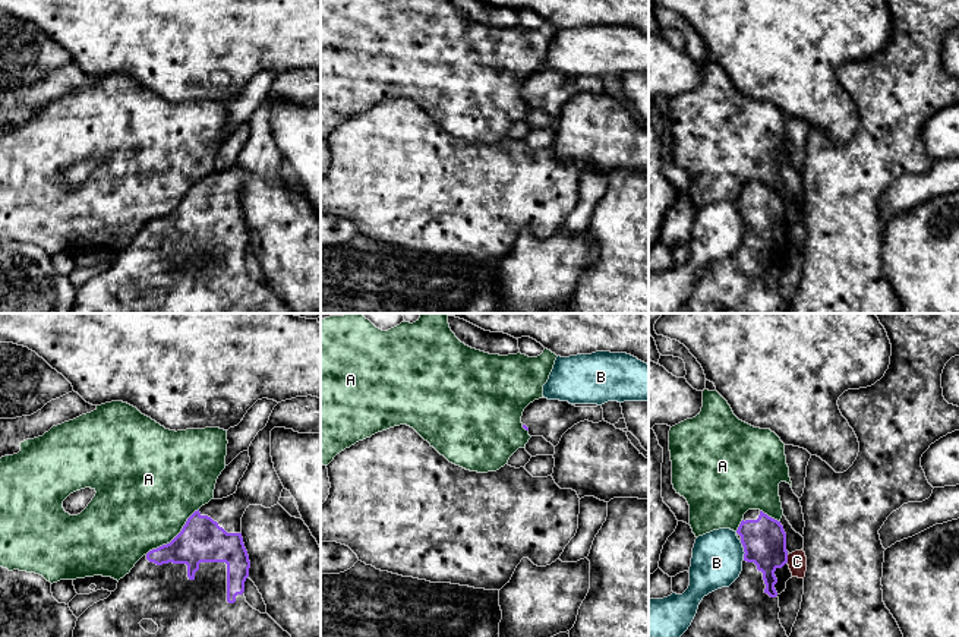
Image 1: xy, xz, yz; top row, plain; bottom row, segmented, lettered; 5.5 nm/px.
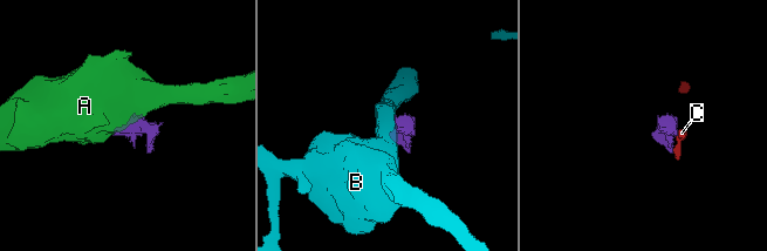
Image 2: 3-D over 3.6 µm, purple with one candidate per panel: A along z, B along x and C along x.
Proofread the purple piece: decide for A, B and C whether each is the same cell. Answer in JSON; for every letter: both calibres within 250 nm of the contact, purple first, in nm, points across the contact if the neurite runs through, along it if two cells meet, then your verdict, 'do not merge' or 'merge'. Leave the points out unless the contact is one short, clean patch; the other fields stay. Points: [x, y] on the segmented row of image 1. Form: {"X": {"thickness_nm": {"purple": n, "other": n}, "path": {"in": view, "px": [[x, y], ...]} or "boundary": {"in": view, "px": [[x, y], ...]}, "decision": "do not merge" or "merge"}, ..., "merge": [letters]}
{"A": {"thickness_nm": {"purple": 240, "other": 500}, "boundary": {"in": "xy", "px": [[198, 508], [169, 542], [145, 554]]}, "decision": "do not merge"}, "B": {"thickness_nm": {"purple": 240, "other": 280}, "boundary": {"in": "yz", "px": [[743, 548], [744, 560]]}, "decision": "do not merge"}, "C": {"thickness_nm": {"purple": 240, "other": 110}, "boundary": {"in": "yz", "px": [[786, 555], [788, 561]]}, "decision": "do not merge"}, "merge": []}

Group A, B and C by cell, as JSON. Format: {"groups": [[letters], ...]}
{"groups": [["A"], ["B"], ["C"]]}

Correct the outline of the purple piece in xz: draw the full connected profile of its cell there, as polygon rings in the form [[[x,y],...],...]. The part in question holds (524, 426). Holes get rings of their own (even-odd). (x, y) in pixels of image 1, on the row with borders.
[[[543,397],[530,403],[521,416],[523,428],[530,436],[543,436],[553,447],[568,429],[584,420],[593,423],[605,420],[602,406],[575,407],[568,401]]]

